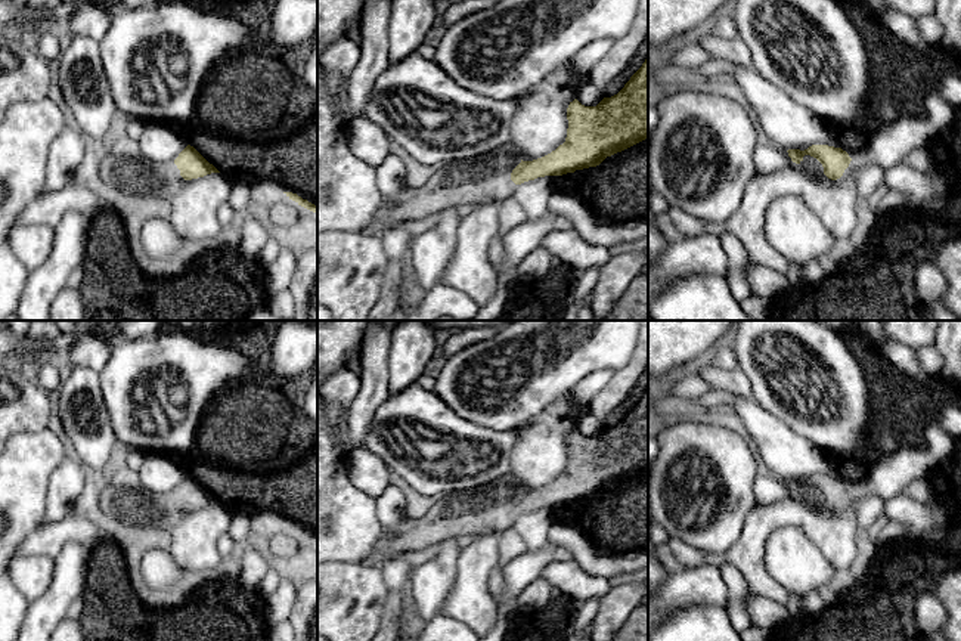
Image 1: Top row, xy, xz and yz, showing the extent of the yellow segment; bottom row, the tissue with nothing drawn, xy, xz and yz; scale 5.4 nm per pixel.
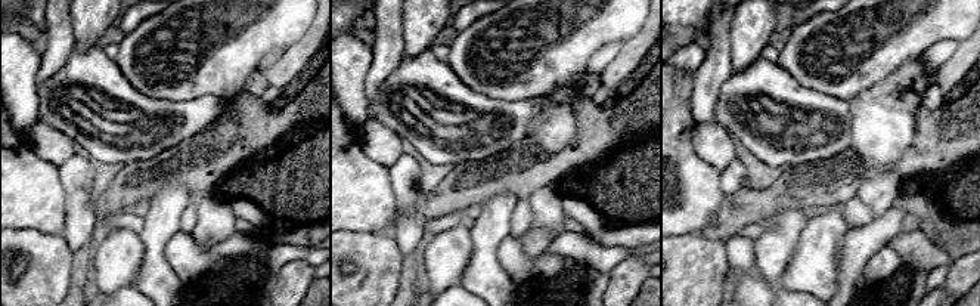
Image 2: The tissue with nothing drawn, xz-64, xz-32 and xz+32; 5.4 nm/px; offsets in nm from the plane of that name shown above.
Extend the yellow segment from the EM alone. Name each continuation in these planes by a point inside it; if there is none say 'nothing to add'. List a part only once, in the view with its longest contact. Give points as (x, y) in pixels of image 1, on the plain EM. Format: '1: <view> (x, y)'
1: yz (812, 496)

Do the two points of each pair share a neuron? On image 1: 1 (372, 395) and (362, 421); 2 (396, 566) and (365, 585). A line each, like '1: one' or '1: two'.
1: one
2: two

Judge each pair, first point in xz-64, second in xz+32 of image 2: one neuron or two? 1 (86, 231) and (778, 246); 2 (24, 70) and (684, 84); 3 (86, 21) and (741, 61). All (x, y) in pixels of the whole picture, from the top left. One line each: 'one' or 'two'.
1: two
2: two
3: one

